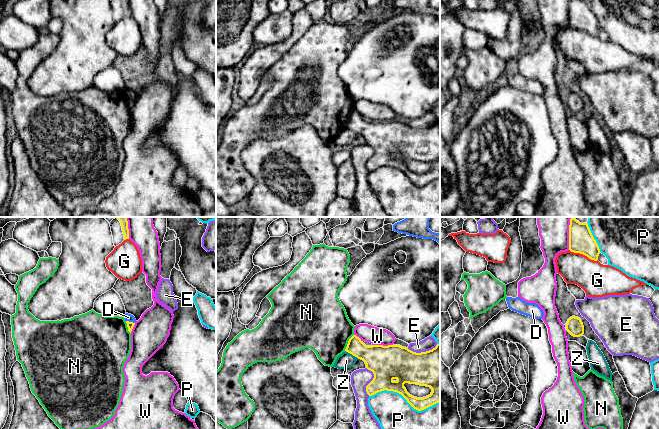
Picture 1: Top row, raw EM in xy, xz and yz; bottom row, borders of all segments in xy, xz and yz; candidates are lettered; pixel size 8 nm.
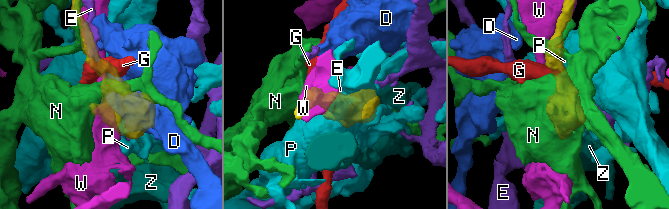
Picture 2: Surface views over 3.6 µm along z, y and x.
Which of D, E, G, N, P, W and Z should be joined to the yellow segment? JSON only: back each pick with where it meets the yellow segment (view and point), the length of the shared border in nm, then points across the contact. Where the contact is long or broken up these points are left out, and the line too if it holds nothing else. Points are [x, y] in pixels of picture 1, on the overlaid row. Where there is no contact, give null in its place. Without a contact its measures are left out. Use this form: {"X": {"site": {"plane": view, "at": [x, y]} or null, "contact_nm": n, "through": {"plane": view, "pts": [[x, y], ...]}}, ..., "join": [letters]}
{"join": []}

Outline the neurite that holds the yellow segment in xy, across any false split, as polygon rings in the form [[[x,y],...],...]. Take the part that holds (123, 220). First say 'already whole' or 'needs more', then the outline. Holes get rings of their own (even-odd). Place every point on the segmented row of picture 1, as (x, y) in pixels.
already whole | [[[116,217],[120,223],[121,223],[121,226],[122,226],[122,231],[123,231],[123,234],[124,234],[124,239],[129,239],[129,229],[128,229],[128,221],[127,221],[127,218],[126,217]]]

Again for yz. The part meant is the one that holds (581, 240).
already whole | [[[571,217],[569,225],[569,250],[583,254],[594,261],[598,260],[601,253],[588,223],[580,223],[574,217]]]

